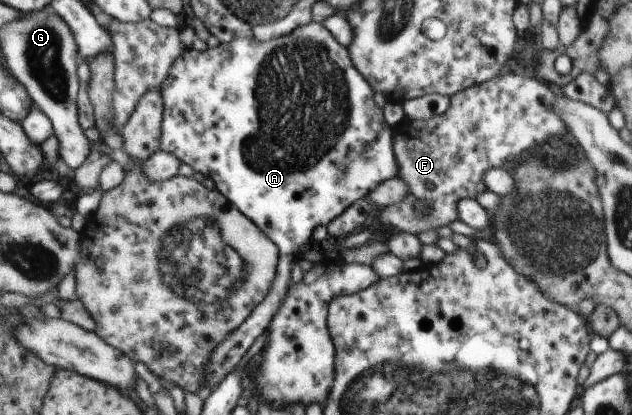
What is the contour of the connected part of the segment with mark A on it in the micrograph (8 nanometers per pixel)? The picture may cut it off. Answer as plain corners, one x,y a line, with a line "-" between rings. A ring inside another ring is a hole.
316,22
301,25
287,36
271,40
262,41
251,37
239,37
229,42
221,42
214,49
208,48
205,51
197,51
190,48
172,65
170,75
168,75
168,79
164,81
160,90
163,94
165,112
163,115
163,137
159,149
166,151
166,153
174,153
174,157
178,157
182,163
194,167
196,173
200,173
204,178
210,178
216,188
227,197
228,202
242,213
247,214
280,249
278,273
268,297
234,333
231,333
222,344
216,347
210,361
208,361
204,385
211,391
216,389
234,371
236,365
250,351
250,347
256,343
256,339
269,329
278,309
284,306
292,284
292,269
296,265
296,259
299,258
300,247
310,242
312,230
315,227
325,227
326,224
330,224
335,217
342,215
344,211
350,208
356,200
368,196
378,184
398,176
399,163
396,161
395,151
392,151
392,147
390,147
390,127
382,119
382,111
380,111
380,106
376,105
372,85
355,68
347,48
338,45
330,32
322,24

